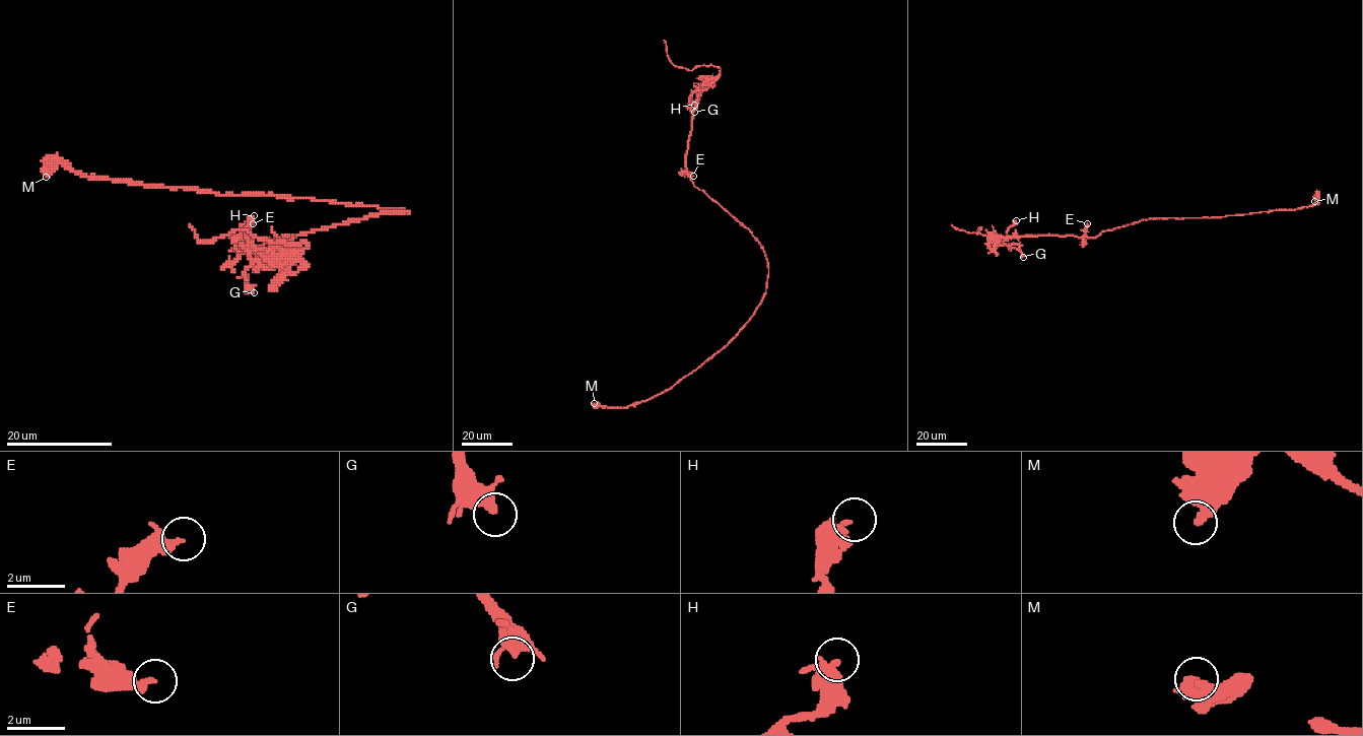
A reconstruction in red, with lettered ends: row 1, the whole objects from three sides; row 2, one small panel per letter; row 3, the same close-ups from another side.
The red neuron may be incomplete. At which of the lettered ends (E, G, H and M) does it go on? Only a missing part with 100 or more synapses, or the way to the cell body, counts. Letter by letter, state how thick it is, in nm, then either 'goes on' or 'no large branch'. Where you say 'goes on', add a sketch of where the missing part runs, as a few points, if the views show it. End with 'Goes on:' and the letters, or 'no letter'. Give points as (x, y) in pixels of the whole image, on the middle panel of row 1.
E: 280 nm thick; no large branch
G: 320 nm thick; no large branch
H: 240 nm thick; no large branch
M: 440 nm thick; no large branch
Goes on: no letter

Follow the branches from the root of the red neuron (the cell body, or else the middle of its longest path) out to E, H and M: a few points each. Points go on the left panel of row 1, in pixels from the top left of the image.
E: (375, 214), (301, 235), (279, 237), (254, 252), (245, 252), (237, 240), (253, 223)
H: (375, 214), (279, 237), (254, 252), (236, 249), (260, 250), (257, 259), (249, 254), (247, 237), (254, 215)
M: (375, 214), (409, 211), (310, 198), (149, 187), (81, 176), (58, 161), (46, 177)

